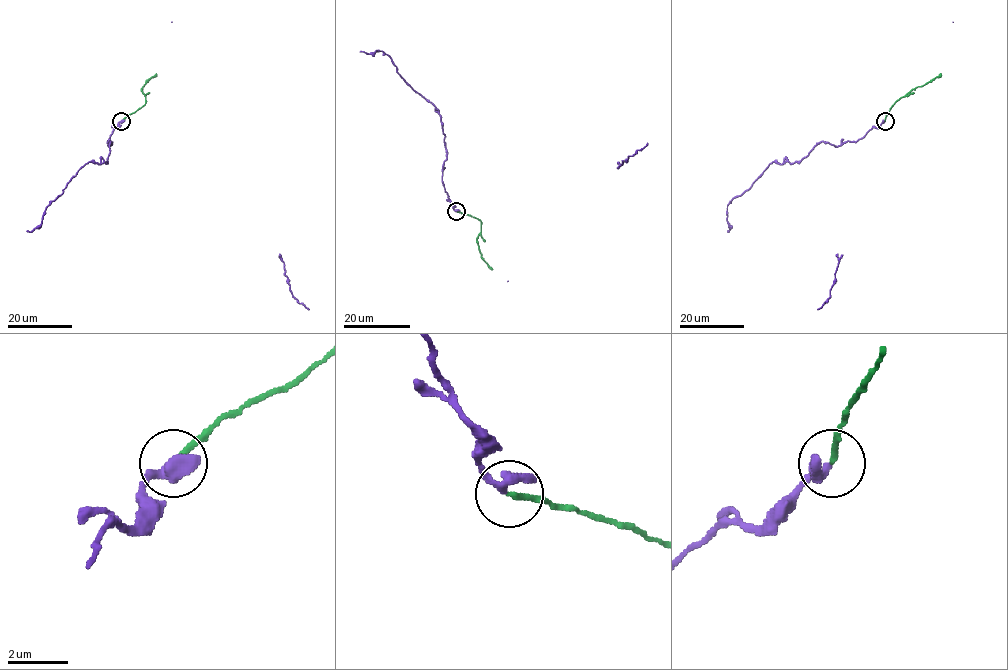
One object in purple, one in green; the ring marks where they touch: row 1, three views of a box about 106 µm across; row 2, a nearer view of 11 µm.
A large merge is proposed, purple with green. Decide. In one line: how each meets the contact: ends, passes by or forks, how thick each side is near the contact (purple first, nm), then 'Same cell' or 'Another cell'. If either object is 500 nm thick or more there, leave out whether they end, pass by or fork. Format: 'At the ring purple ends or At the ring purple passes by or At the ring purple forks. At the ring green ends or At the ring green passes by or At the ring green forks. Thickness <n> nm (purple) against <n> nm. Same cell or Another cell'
At the ring purple passes by. At the ring green ends. Thickness 300 nm (purple) against 200 nm. Same cell

